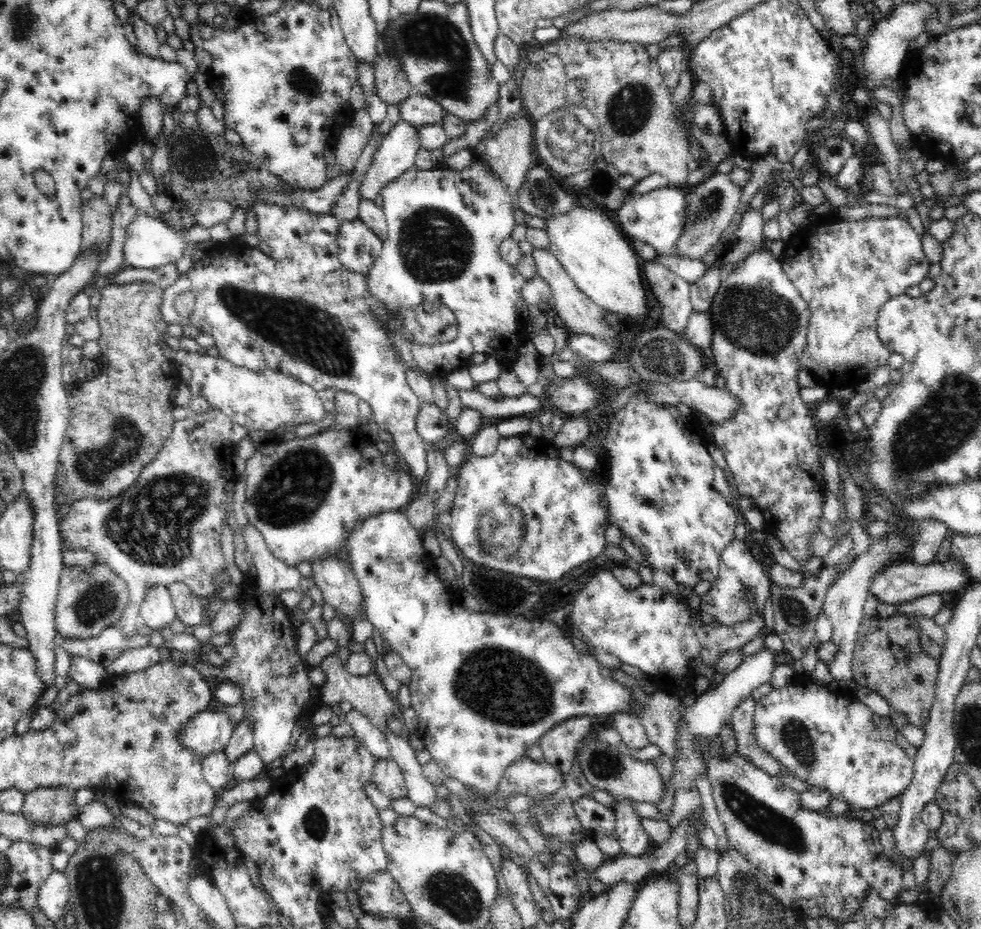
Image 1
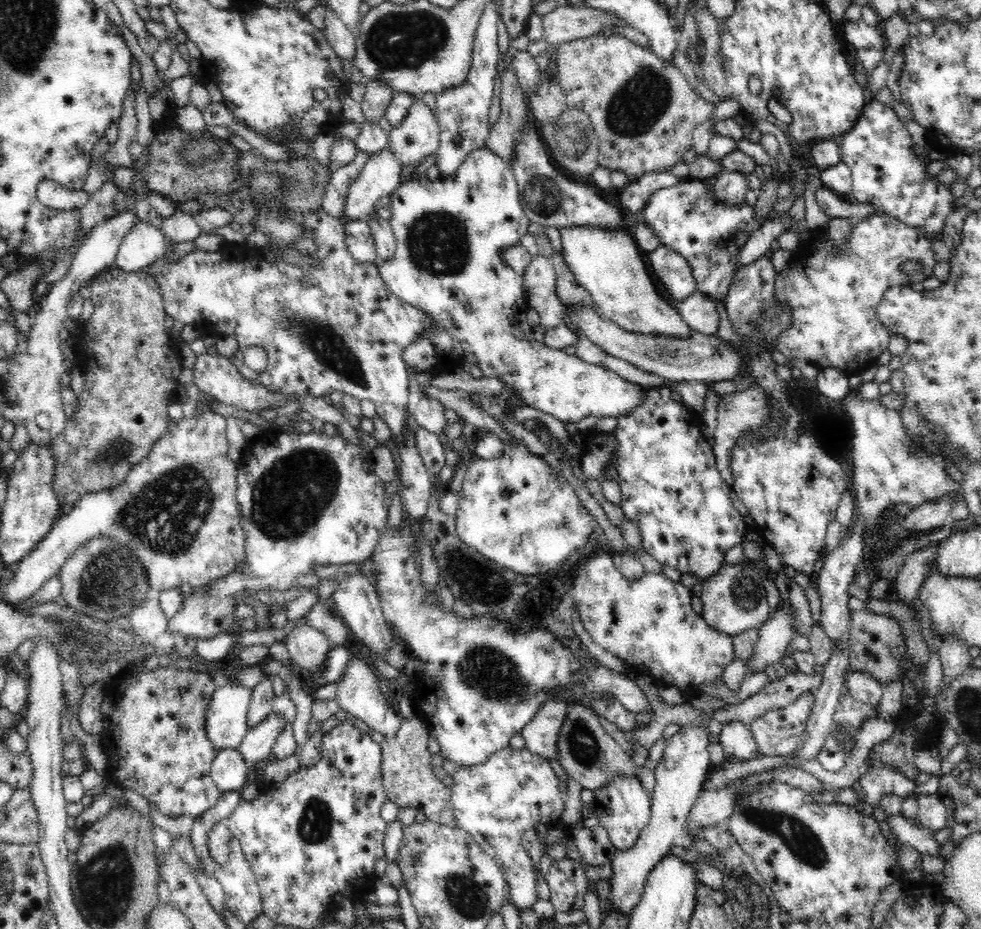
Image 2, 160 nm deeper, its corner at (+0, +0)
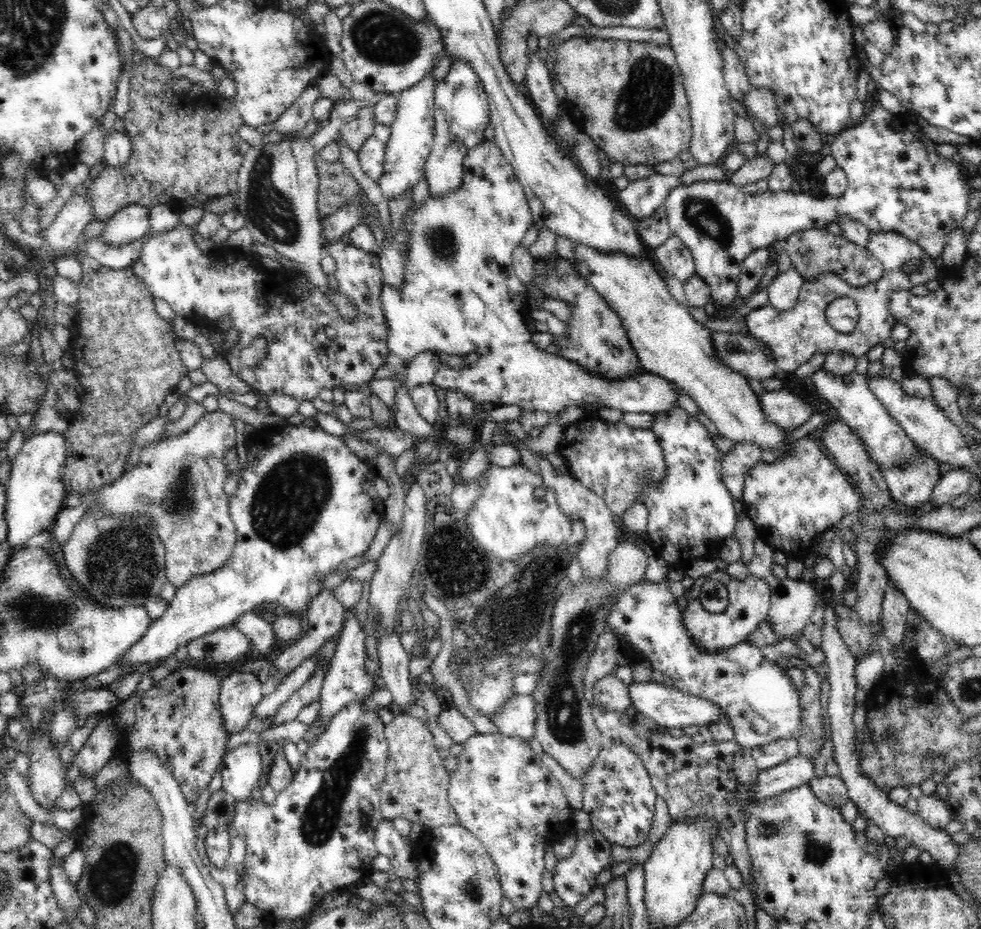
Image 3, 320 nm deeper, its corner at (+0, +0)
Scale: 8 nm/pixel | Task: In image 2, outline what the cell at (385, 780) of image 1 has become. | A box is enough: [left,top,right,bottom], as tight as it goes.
[382,716,458,827]

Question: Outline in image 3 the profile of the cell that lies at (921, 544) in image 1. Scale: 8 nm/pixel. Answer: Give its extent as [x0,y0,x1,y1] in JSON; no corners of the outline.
[879,583,911,650]

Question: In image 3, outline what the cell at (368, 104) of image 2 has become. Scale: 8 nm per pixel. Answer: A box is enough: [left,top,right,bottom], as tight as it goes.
[339,106,377,152]

